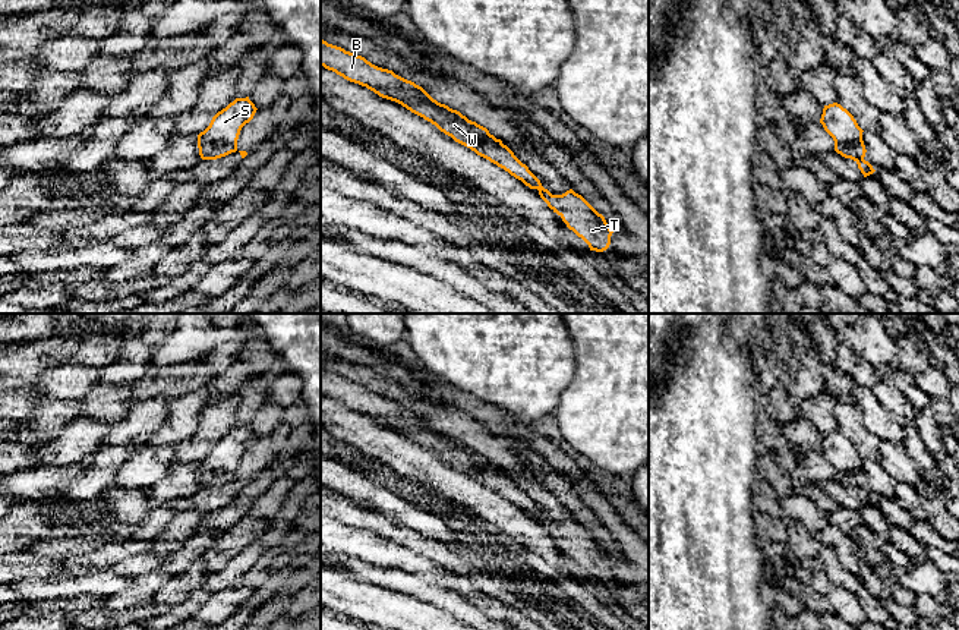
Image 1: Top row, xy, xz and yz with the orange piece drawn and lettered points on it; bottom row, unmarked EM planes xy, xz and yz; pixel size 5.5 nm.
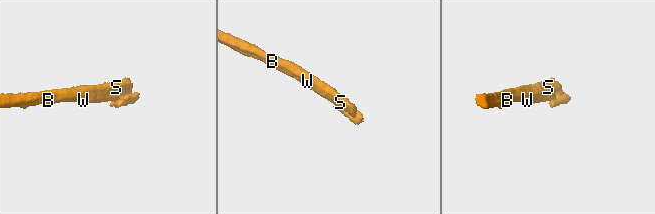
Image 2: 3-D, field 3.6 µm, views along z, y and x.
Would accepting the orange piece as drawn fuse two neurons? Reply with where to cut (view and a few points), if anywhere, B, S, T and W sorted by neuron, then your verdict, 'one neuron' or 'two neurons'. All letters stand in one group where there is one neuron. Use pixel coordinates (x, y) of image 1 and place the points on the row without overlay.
yz (863, 485), (851, 487) | B S W / T | two neurons

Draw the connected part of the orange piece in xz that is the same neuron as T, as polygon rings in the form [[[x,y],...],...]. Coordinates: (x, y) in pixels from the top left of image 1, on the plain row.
[[[543,517],[540,526],[589,573],[590,579],[603,580],[609,576],[613,561],[611,554],[581,523],[572,517],[562,523],[552,523]]]

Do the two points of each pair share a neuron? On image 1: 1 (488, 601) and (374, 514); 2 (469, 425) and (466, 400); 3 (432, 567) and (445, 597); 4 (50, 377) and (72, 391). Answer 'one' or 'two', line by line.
1: two
2: two
3: two
4: one

